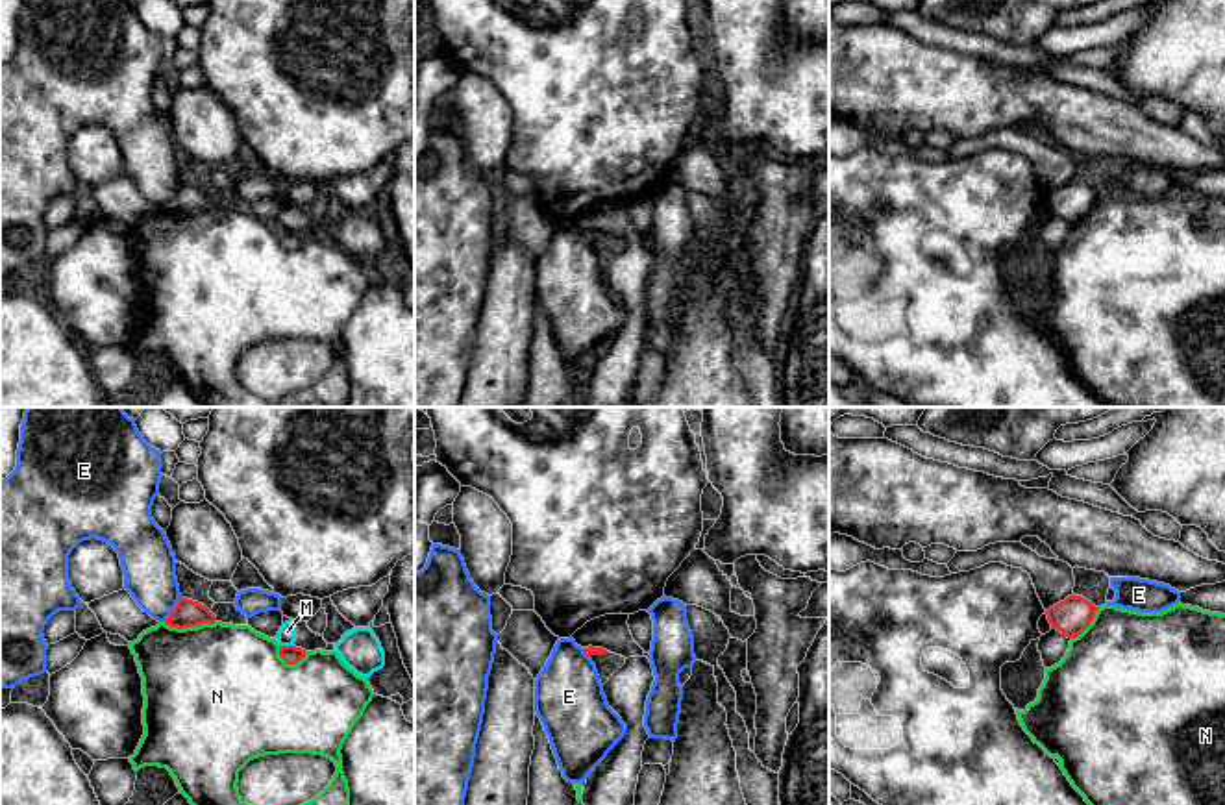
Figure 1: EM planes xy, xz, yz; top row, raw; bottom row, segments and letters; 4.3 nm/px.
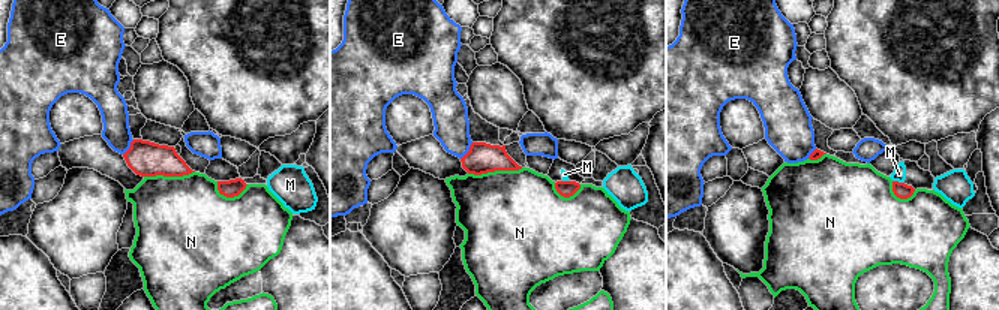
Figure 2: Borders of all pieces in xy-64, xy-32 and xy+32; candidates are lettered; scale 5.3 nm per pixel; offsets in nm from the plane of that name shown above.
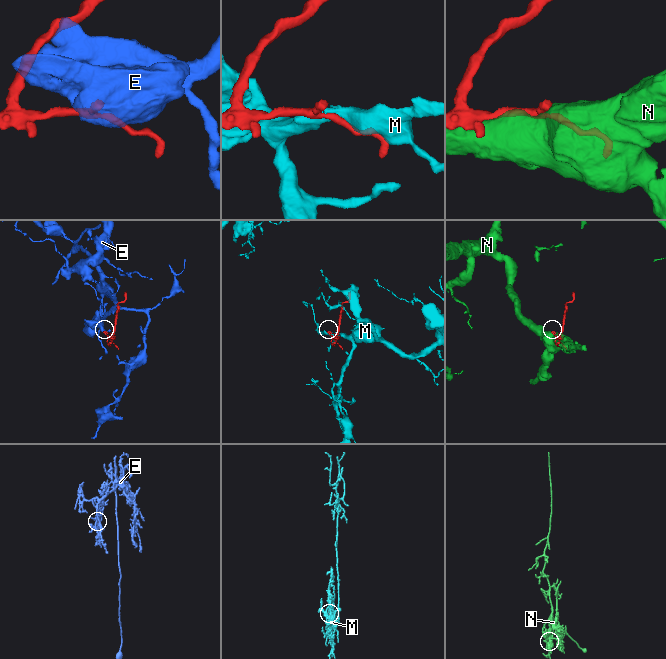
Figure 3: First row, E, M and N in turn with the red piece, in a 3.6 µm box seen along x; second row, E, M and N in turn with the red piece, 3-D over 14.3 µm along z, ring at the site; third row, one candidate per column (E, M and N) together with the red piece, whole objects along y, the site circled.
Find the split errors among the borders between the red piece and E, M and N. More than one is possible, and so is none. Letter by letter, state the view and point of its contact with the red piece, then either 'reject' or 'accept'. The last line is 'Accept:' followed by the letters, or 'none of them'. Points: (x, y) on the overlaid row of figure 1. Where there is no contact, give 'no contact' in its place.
E: meets red in xy at (174, 609); reject
M: meets red in xy at (287, 646); reject
N: meets red in xy at (189, 626); reject
Accept: none of them

